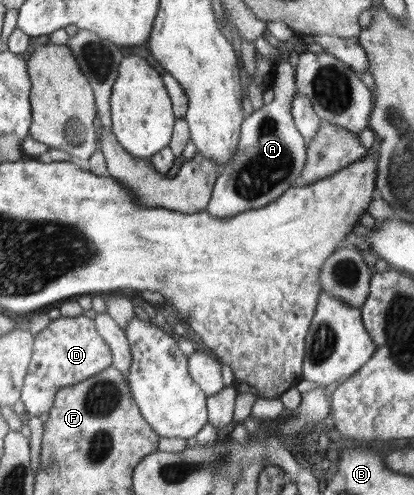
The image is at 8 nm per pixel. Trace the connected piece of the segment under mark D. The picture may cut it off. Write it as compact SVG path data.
M81 314L51 320L45 329L34 336L33 353L20 395L26 413L30 416L47 413L59 388L77 384L107 369L112 363L111 348L97 332L92 319Z

